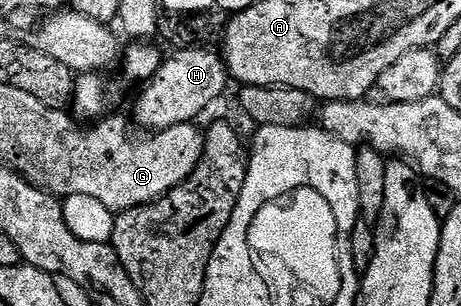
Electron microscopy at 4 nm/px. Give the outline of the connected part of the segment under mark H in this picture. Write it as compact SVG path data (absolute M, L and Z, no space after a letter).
M183 48L165 58L158 72L140 90L135 120L146 130L170 128L180 124L192 124L225 92L225 83L231 77L225 70L220 51L213 48Z

